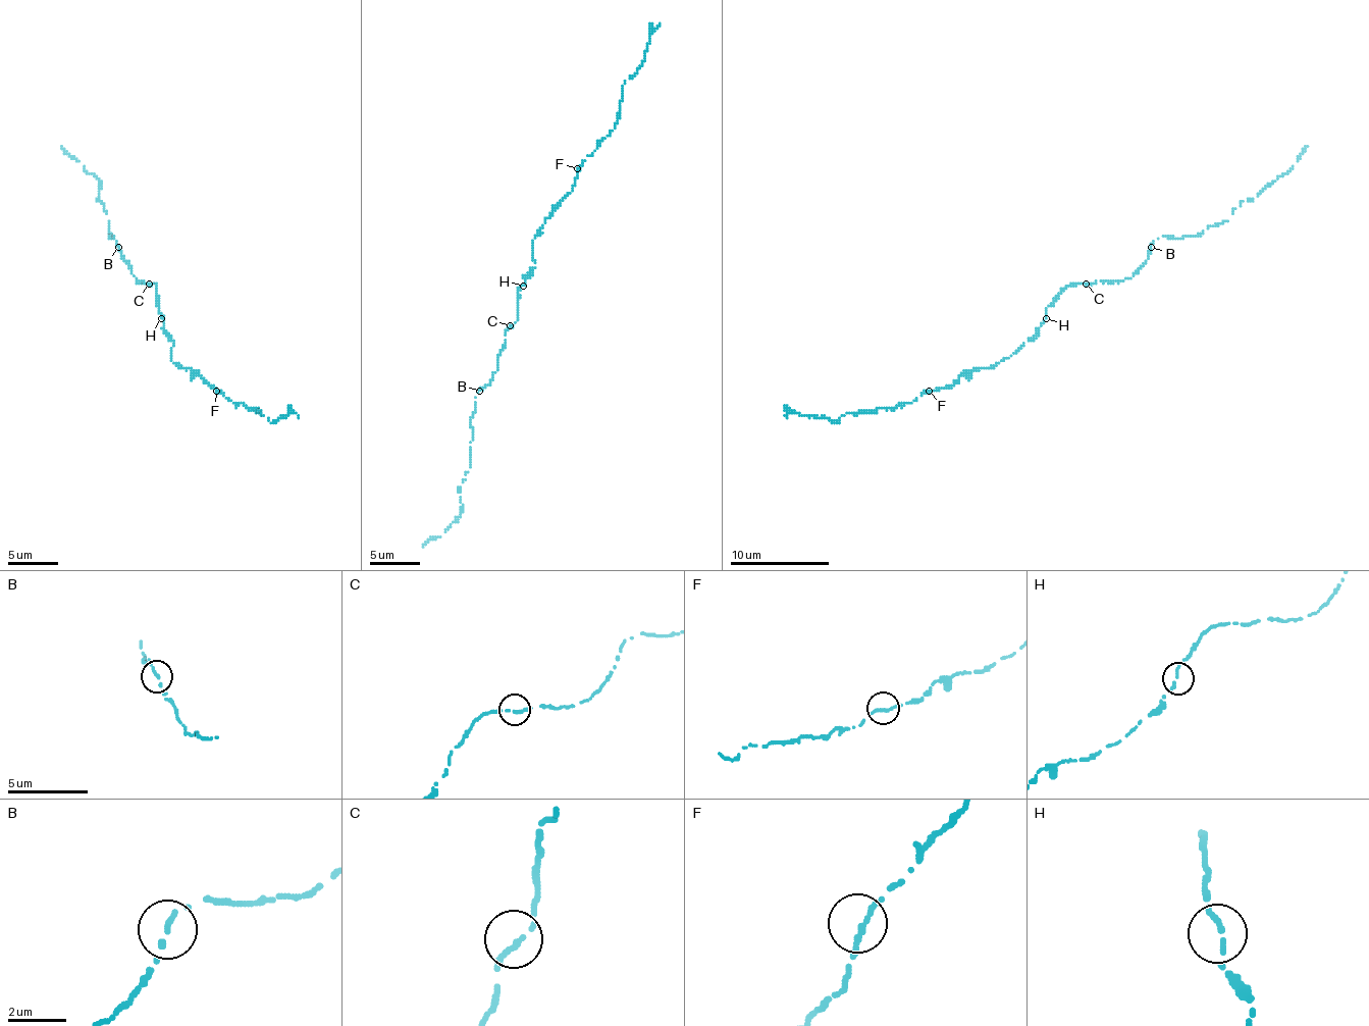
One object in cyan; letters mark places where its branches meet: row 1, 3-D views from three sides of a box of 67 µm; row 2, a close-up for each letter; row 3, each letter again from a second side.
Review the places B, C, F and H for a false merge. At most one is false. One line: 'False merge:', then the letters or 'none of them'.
False merge: none of them

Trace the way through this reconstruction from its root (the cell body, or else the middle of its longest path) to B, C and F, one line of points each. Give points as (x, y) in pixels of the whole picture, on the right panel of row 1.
B: (1051, 303), (1068, 286), (1130, 278), (1148, 258), (1151, 246)
C: (1051, 303), (1068, 286), (1086, 284)
F: (1051, 303), (1039, 330), (1008, 358), (989, 368), (966, 370), (951, 386), (932, 393), (929, 391)

